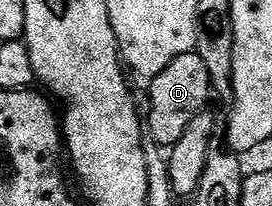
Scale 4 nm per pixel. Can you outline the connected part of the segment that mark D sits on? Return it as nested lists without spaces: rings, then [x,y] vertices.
[[[198,53],[176,56],[160,76],[156,76],[149,83],[148,95],[152,104],[151,118],[148,121],[148,130],[156,140],[156,144],[169,148],[184,136],[184,128],[196,120],[198,114],[207,109],[206,101],[212,98],[210,77],[204,60],[200,60]]]

